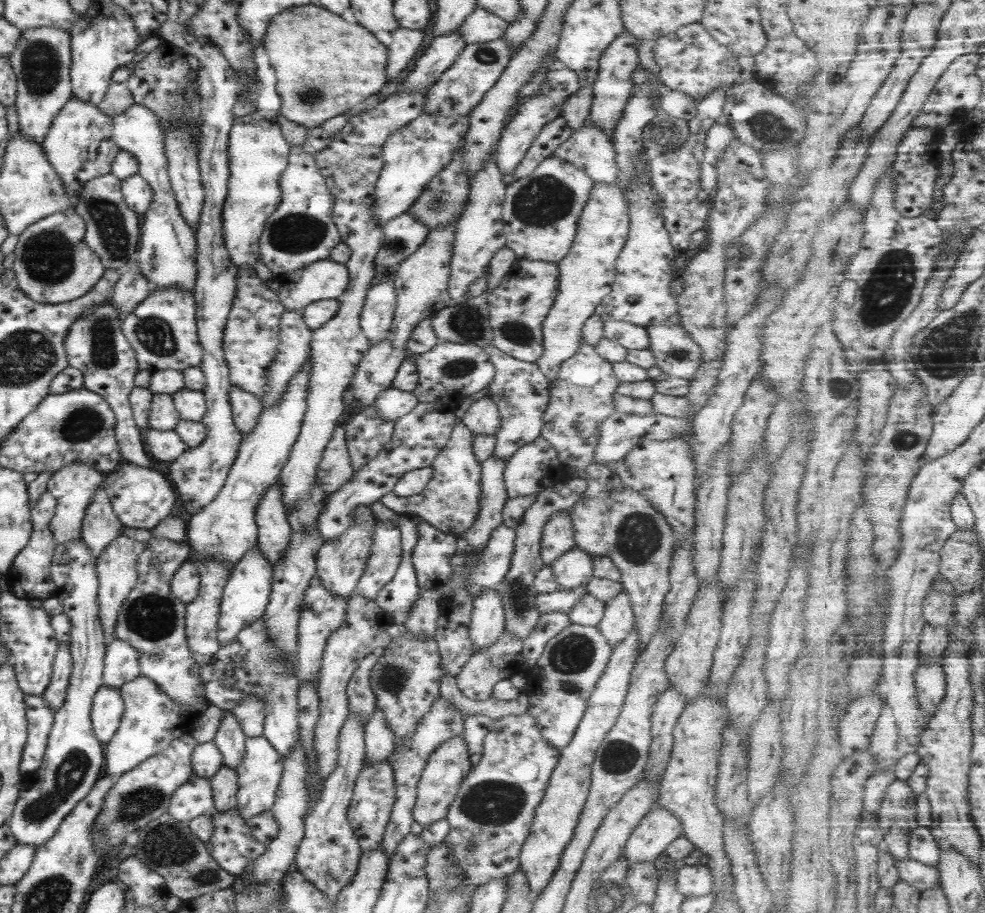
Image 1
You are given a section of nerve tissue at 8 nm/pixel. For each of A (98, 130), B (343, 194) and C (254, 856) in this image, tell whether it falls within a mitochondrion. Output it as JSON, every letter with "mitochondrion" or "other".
{"A":"other","B":"other","C":"other"}

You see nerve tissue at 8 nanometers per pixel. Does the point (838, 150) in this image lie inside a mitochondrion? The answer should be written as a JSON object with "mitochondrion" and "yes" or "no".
{"mitochondrion":"no"}

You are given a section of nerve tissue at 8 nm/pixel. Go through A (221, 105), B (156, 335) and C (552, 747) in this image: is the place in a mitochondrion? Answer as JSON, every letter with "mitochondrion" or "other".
{"A":"other","B":"mitochondrion","C":"other"}

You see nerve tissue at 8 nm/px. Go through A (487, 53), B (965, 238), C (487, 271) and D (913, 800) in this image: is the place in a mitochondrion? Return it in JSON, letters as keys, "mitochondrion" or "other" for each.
{"A":"other","B":"other","C":"other","D":"other"}

